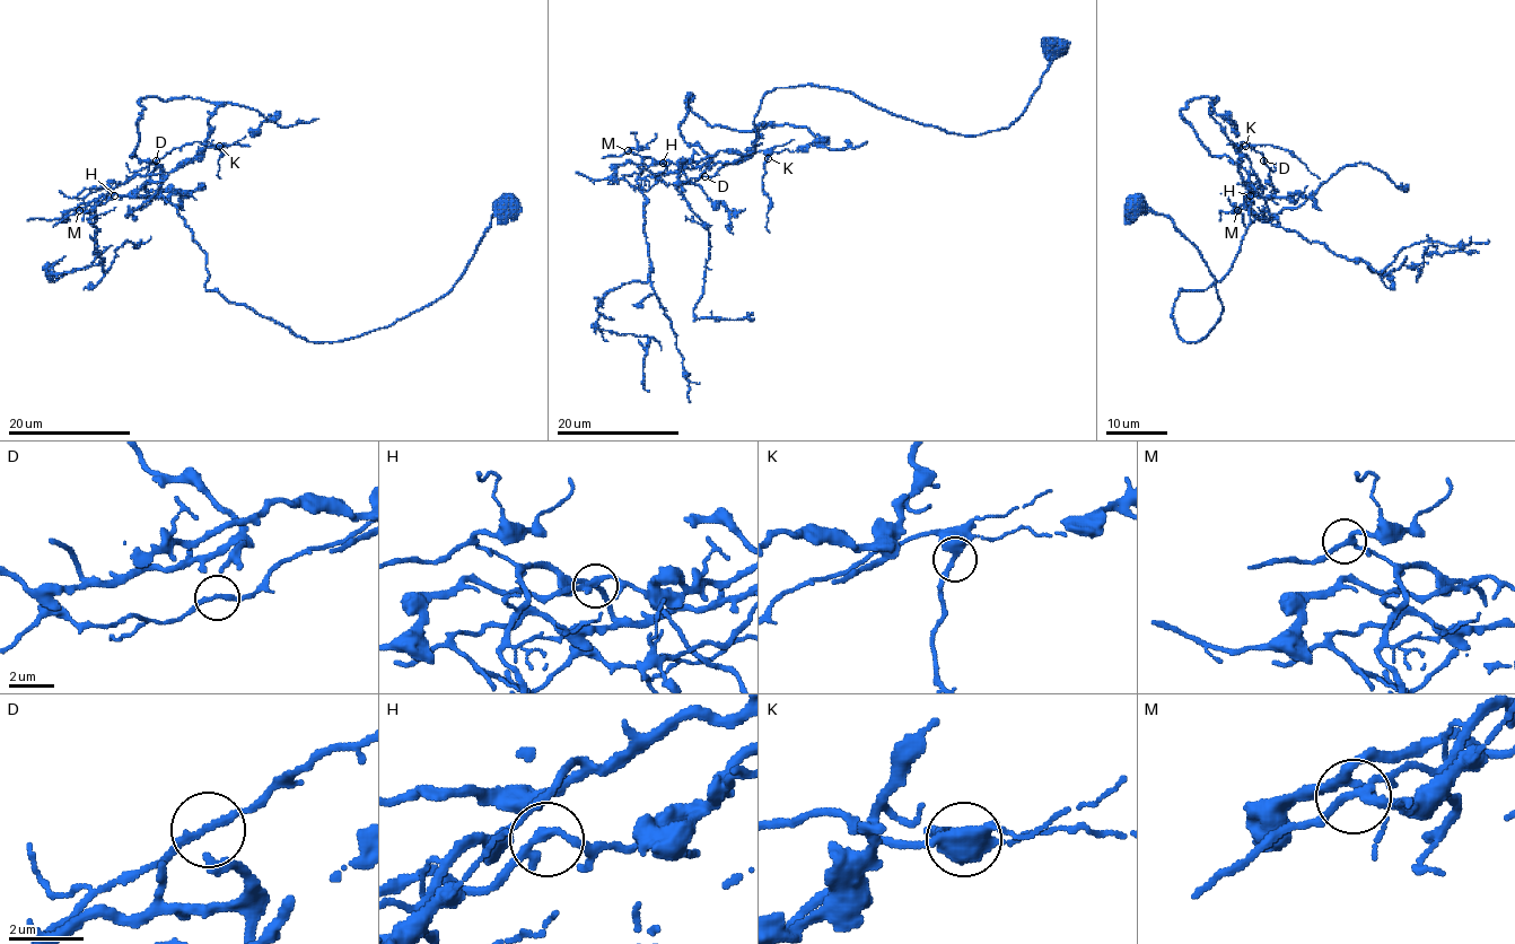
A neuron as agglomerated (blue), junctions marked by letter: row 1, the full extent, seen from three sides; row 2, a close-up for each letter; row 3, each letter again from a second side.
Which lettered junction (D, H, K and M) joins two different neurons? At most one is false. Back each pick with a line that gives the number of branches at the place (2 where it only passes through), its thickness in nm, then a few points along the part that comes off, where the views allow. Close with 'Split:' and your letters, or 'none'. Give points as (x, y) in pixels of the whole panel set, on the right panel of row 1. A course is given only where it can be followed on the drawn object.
Split: none

